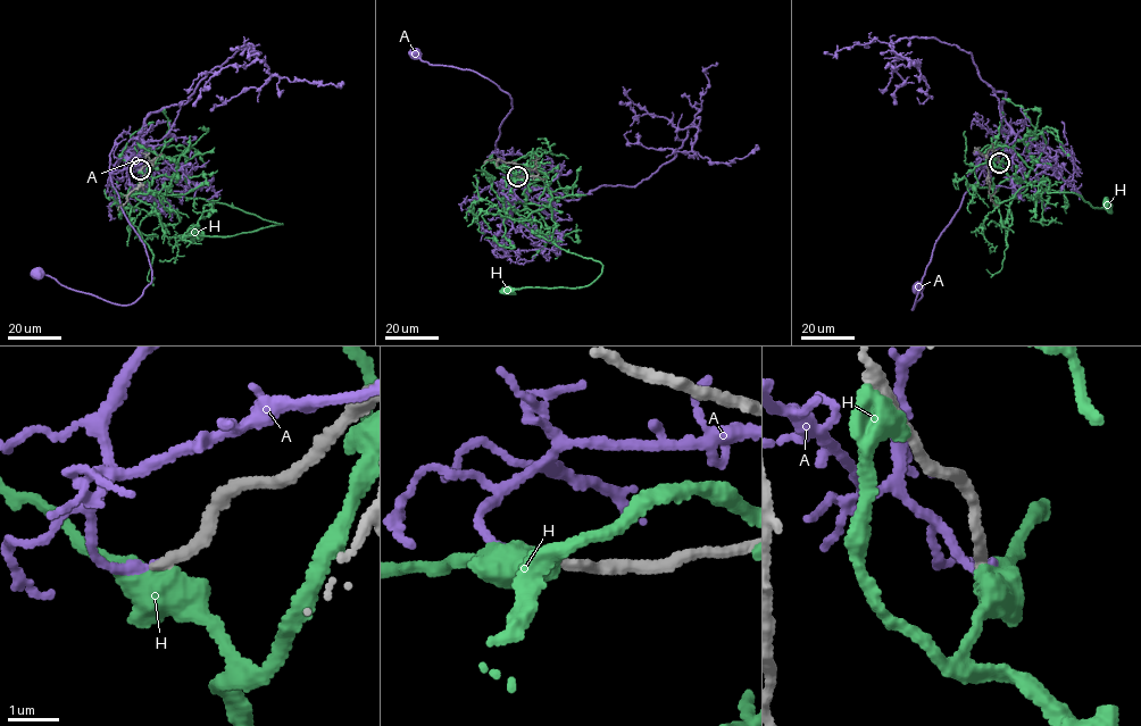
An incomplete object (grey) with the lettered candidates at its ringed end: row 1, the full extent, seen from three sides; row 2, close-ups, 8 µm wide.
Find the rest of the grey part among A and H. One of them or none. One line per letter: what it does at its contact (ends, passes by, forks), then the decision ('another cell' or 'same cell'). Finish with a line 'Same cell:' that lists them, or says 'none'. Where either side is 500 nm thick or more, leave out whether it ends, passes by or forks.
A: it ends | another cell
H: it forks | another cell
Same cell: none

